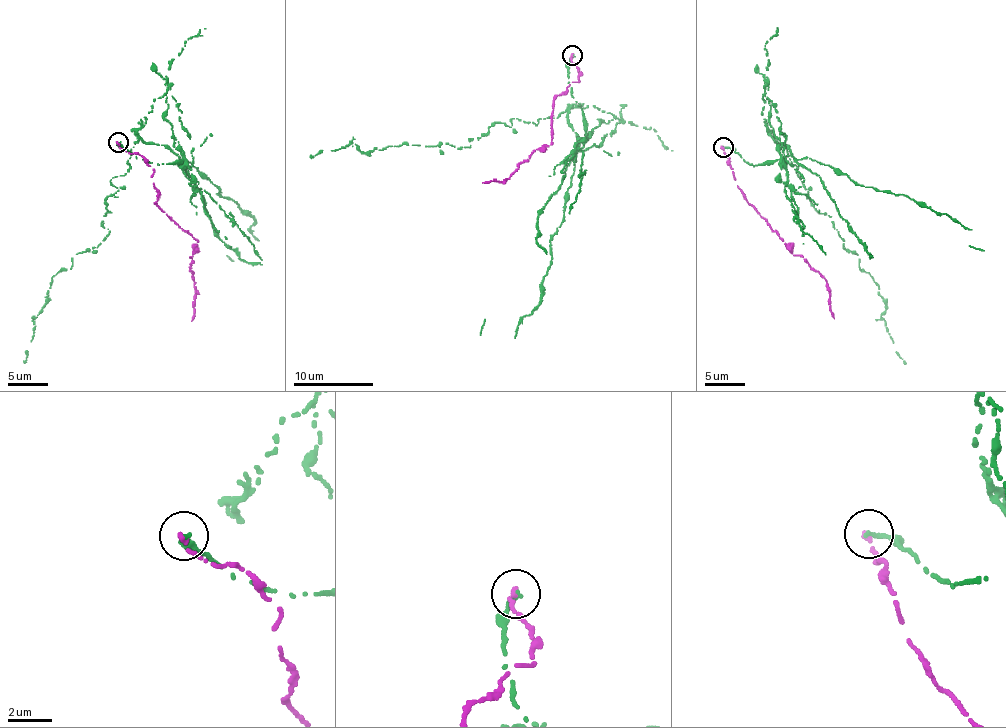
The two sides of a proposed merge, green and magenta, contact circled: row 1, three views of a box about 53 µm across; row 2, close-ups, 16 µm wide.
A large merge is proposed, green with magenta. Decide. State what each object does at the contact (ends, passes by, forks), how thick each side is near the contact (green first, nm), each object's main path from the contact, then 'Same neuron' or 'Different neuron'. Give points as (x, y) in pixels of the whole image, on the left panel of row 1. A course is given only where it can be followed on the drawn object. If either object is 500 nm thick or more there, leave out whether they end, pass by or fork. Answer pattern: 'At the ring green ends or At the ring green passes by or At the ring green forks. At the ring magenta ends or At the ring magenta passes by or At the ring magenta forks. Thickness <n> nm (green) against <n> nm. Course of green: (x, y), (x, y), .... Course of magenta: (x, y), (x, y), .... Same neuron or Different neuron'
At the ring green ends. At the ring magenta ends. Thickness 240 nm (green) against 220 nm. Course of green: (118, 143), (149, 162), (184, 159), (134, 143), (105, 202), (109, 233), (53, 277), (25, 362). Course of magenta: (118, 143), (153, 169), (156, 204), (197, 241), (190, 262), (196, 293), (191, 321). Different neuron

